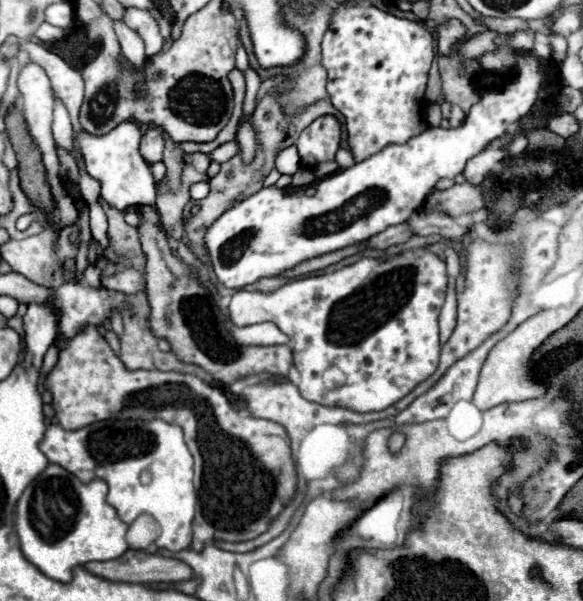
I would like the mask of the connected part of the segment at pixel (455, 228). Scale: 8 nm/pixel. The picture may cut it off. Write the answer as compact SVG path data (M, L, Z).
M420 210L416 214L412 214L412 218L408 218L408 222L412 222L412 226L416 226L416 234L420 234L420 236L440 234L456 244L462 270L460 270L460 276L456 278L454 288L456 288L456 292L464 290L464 248L462 248L462 242L464 242L464 236L468 232L468 226L462 226L456 218L448 216L446 212L428 214L428 218L424 218L424 214L420 214Z

